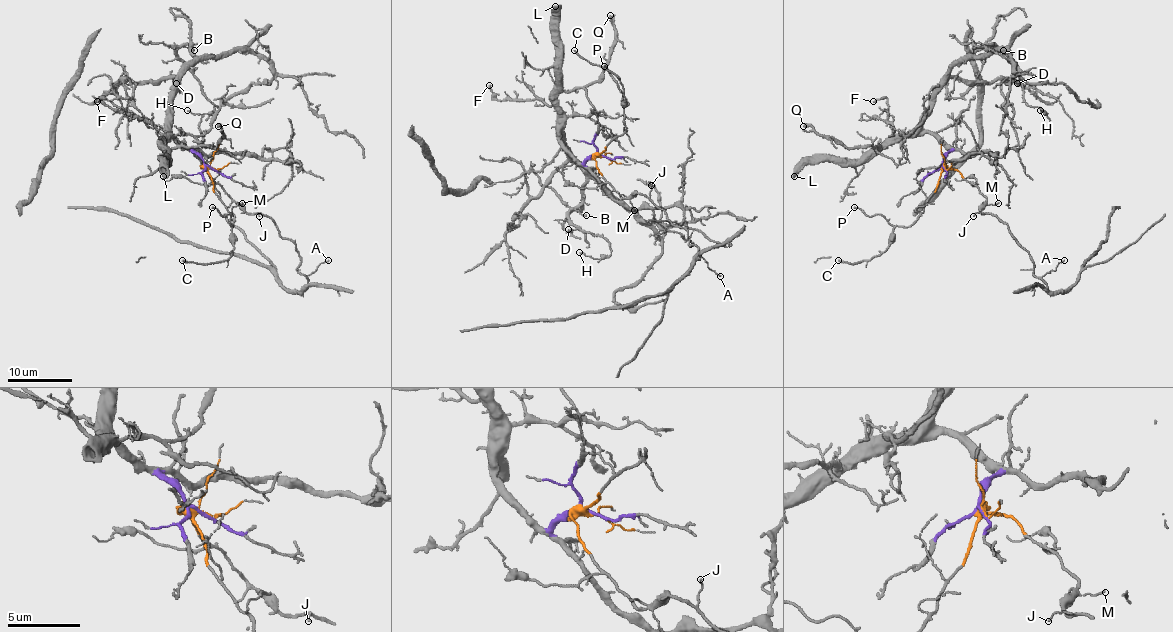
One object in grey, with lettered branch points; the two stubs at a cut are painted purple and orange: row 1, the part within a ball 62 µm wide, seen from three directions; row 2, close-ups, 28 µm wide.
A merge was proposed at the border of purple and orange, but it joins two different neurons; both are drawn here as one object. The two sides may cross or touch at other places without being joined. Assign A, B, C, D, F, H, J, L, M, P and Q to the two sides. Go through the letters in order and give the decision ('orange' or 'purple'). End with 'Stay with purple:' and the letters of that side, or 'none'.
A: orange
B: purple
C: orange
D: purple
F: purple
H: purple
J: orange
L: purple
M: orange
P: orange
Q: purple
Stay with purple: B, D, F, H, L, Q

